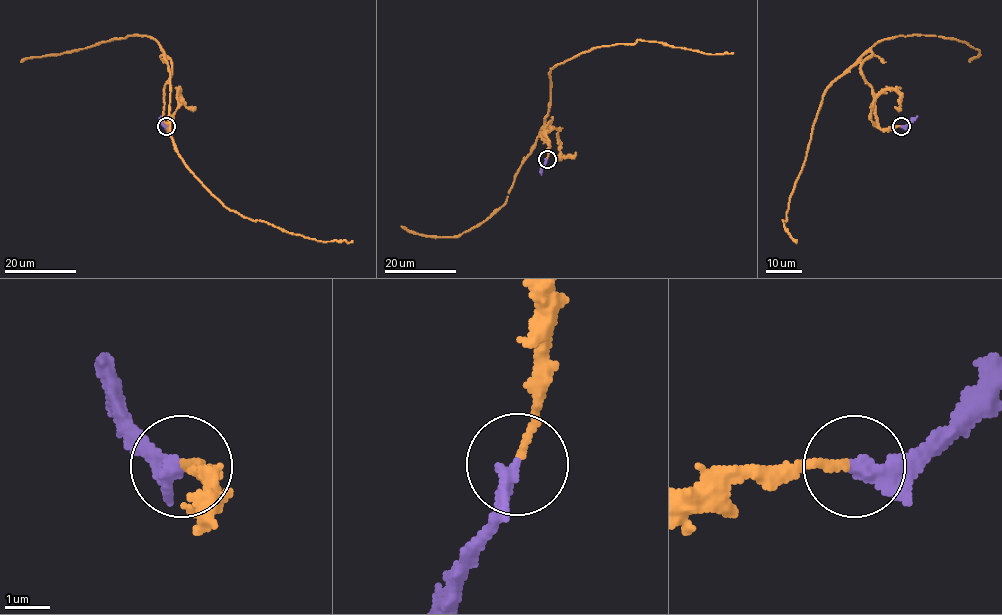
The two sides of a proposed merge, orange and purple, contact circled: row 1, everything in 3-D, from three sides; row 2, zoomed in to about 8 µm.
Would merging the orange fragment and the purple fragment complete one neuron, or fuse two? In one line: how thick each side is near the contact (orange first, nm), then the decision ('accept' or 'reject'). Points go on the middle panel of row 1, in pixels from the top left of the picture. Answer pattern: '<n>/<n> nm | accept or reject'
160/380 nm | accept

